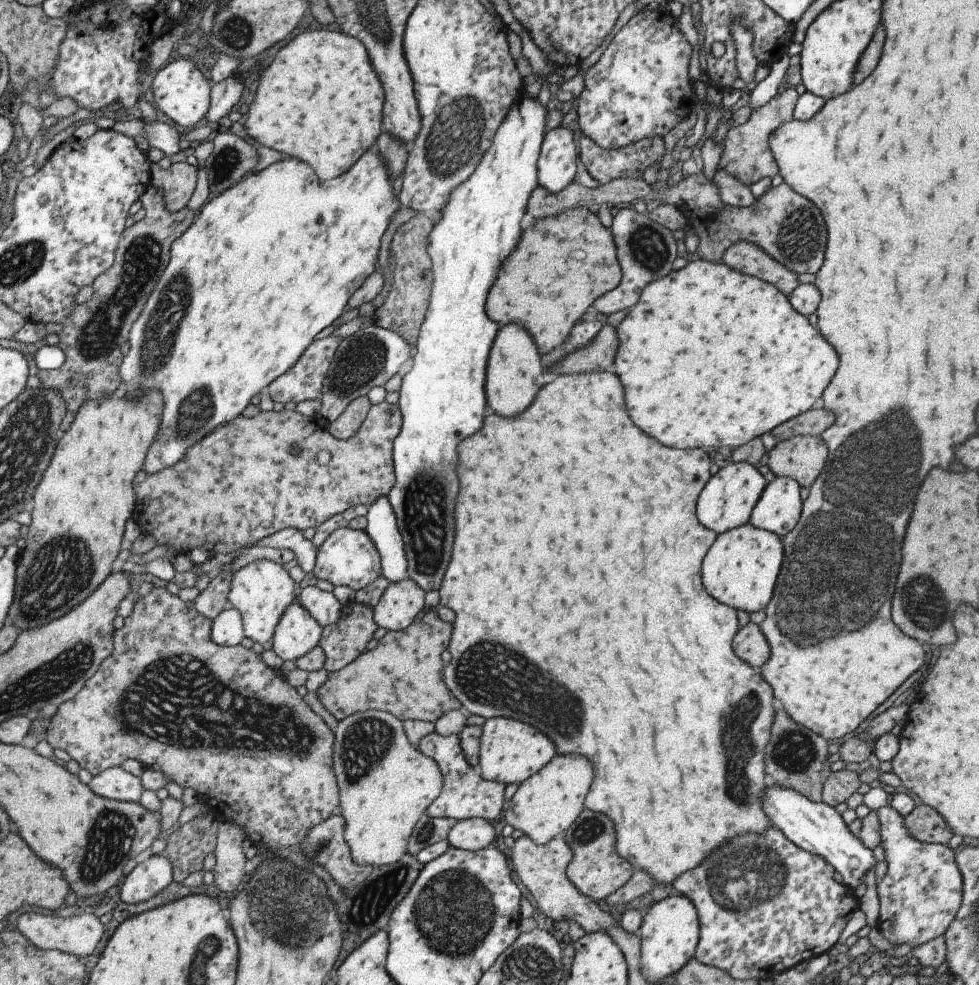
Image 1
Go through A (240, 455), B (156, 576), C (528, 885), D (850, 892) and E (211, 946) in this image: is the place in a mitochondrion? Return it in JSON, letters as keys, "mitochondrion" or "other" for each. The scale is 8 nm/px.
{"A":"mitochondrion","B":"other","C":"other","D":"other","E":"mitochondrion"}

